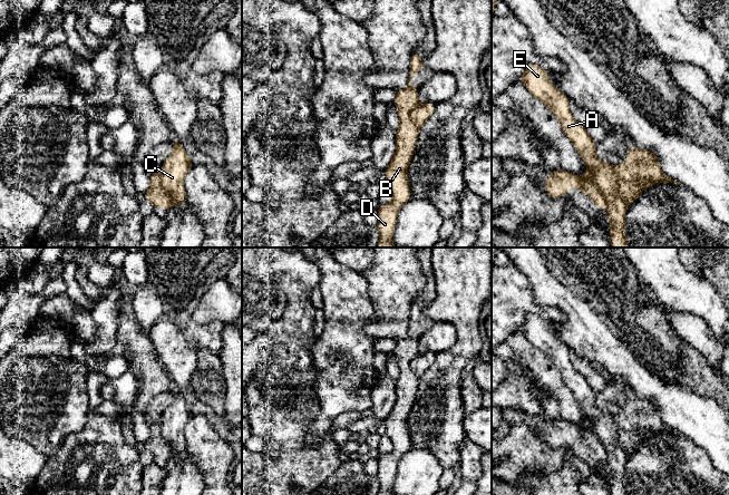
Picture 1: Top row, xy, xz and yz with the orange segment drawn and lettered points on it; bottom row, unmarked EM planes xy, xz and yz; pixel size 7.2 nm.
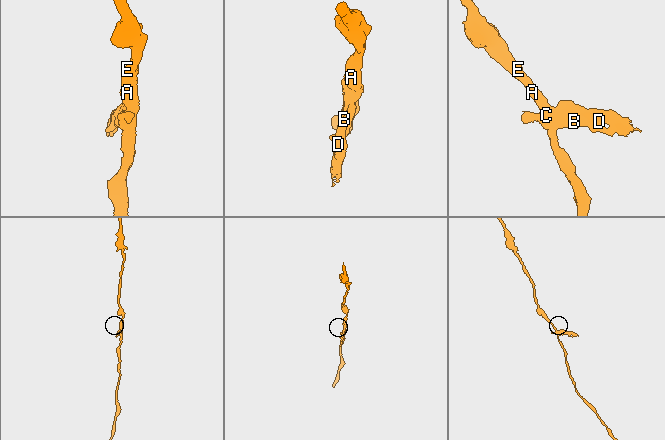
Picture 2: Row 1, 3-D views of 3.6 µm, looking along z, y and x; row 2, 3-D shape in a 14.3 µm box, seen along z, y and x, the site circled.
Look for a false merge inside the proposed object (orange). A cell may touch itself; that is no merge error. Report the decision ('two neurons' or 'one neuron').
two neurons

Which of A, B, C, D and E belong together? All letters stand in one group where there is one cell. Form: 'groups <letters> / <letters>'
groups A C E / B D

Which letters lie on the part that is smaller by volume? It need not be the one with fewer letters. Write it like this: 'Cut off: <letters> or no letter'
Cut off: B, D

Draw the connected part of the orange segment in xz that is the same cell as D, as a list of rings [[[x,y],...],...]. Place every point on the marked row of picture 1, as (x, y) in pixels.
[[[417,51],[411,56],[409,62],[410,77],[408,87],[395,90],[393,104],[398,111],[399,128],[396,130],[396,153],[385,169],[386,185],[392,194],[392,200],[388,204],[379,205],[378,223],[376,227],[379,232],[377,248],[397,248],[392,243],[392,235],[396,229],[398,213],[401,206],[411,198],[408,178],[408,166],[414,156],[419,128],[410,119],[411,110],[419,105],[418,90],[411,82],[414,76],[425,68],[424,61]]]

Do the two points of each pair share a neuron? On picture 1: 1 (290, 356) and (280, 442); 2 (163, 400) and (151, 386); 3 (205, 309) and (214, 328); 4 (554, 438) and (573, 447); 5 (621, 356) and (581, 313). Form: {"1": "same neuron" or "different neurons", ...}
{"1": "same neuron", "2": "different neurons", "3": "different neurons", "4": "same neuron", "5": "same neuron"}

